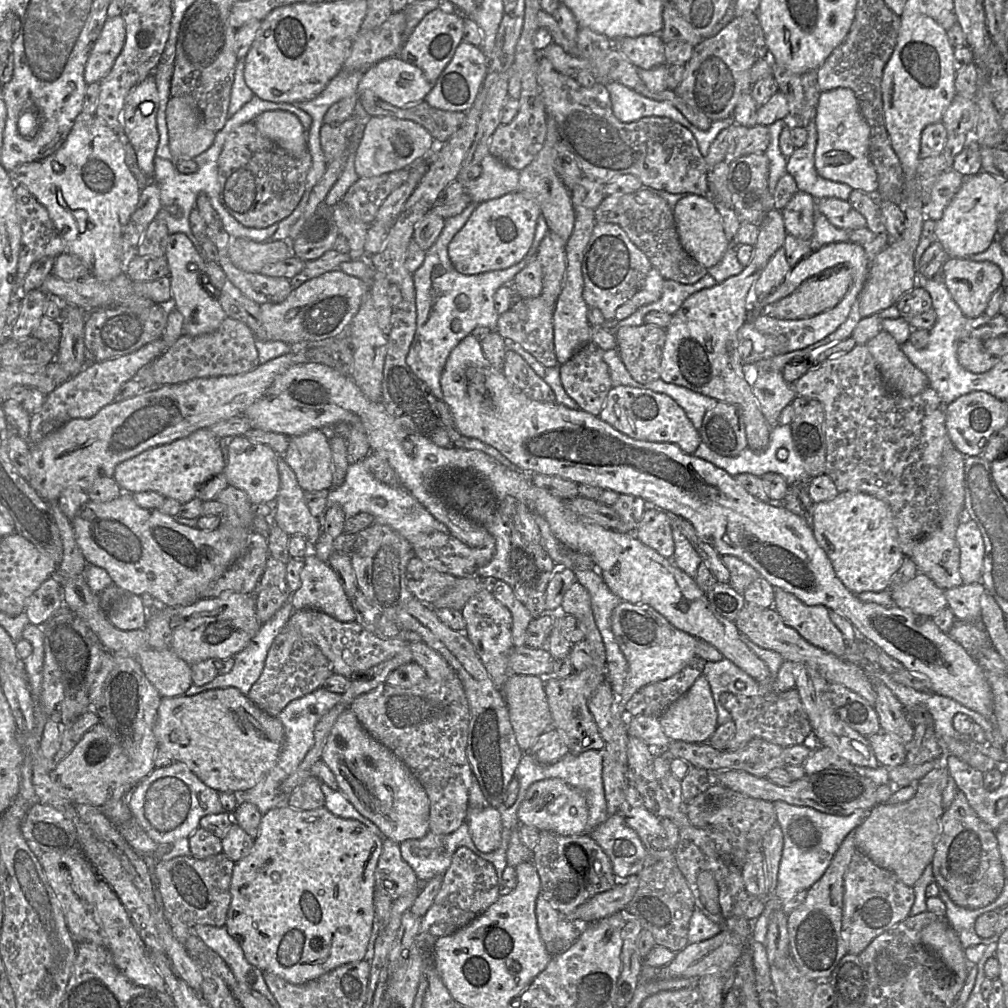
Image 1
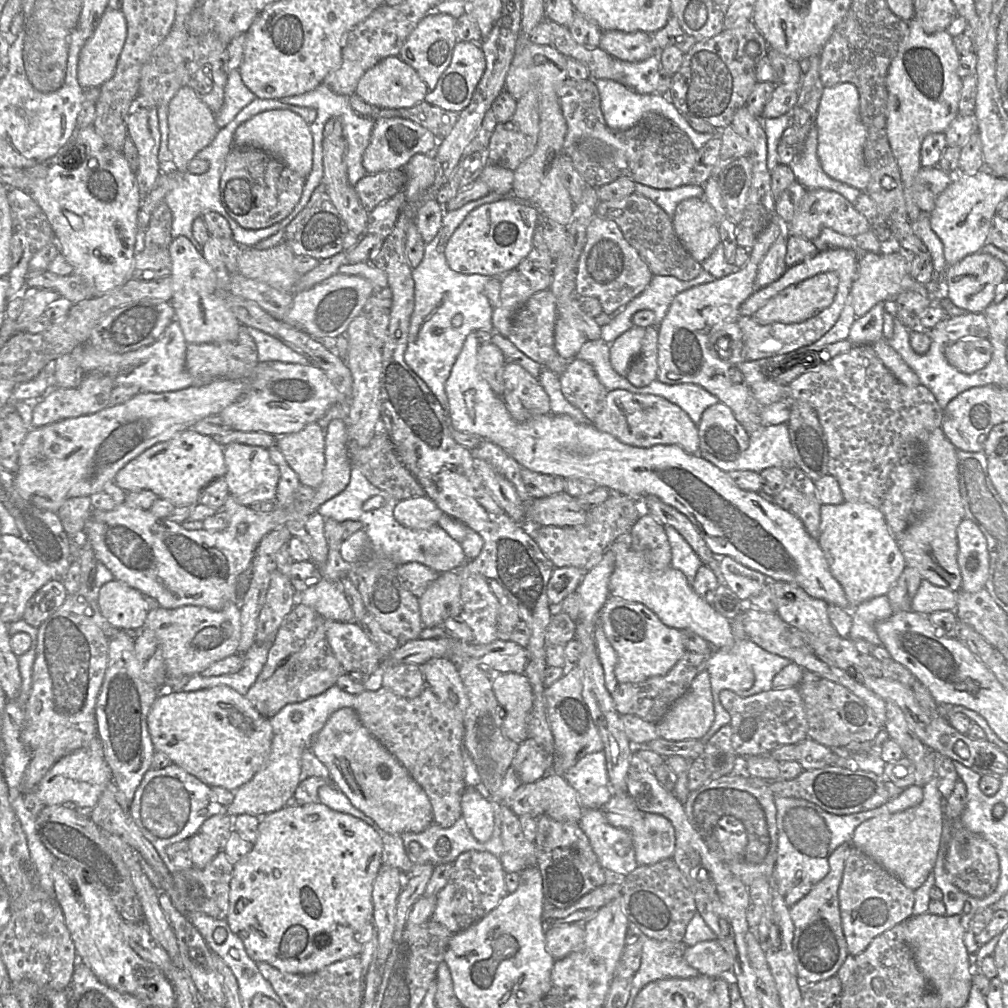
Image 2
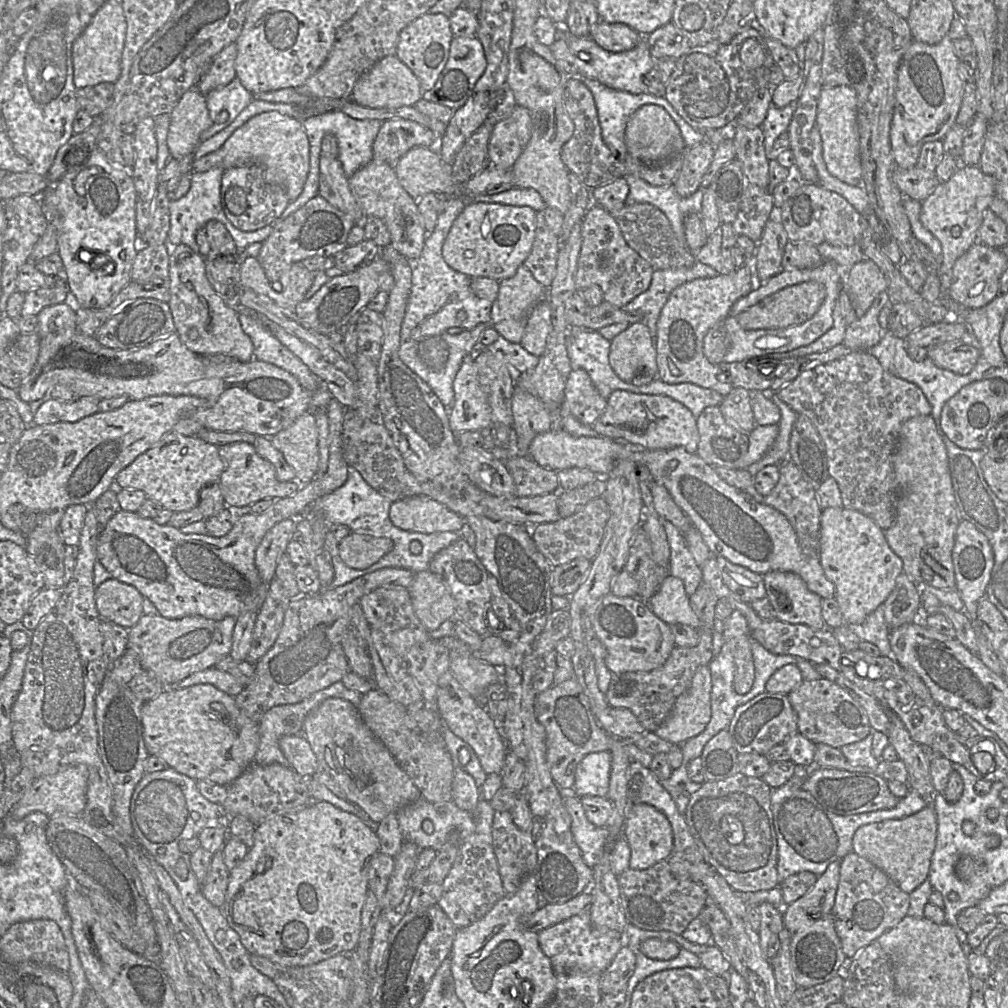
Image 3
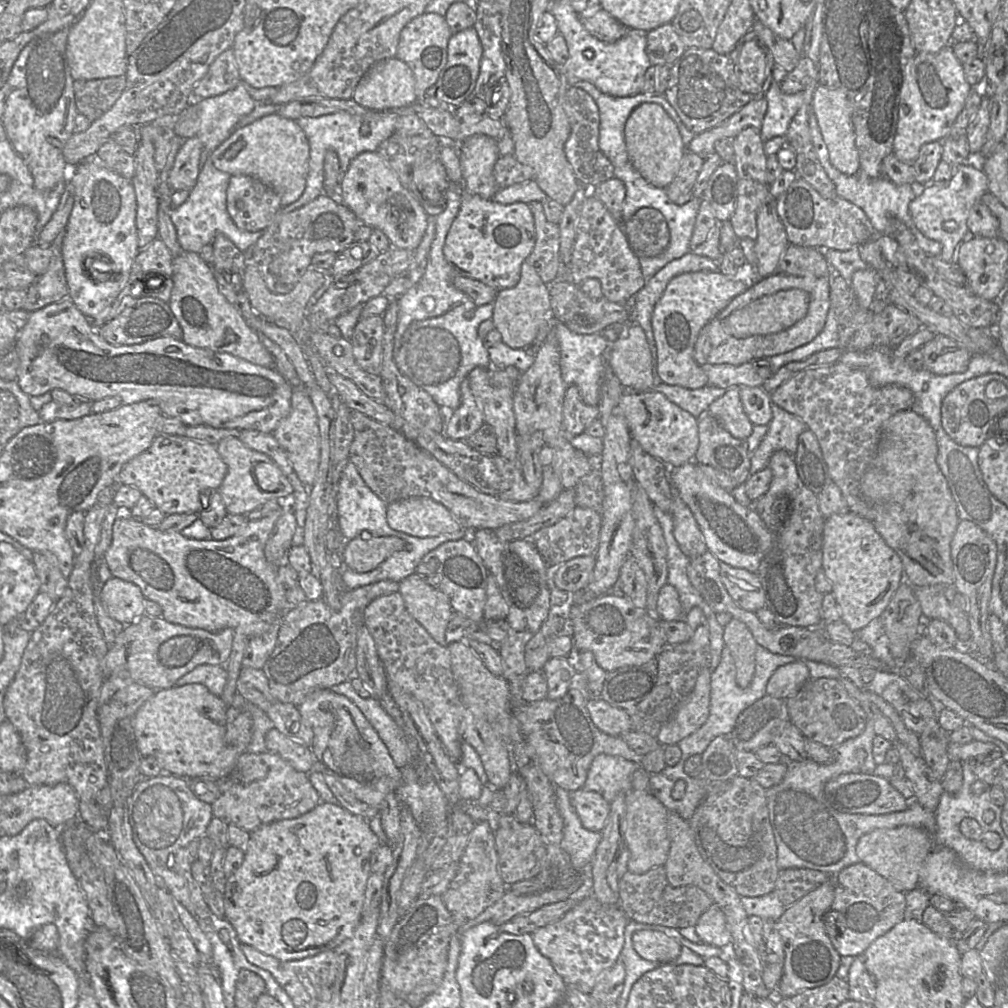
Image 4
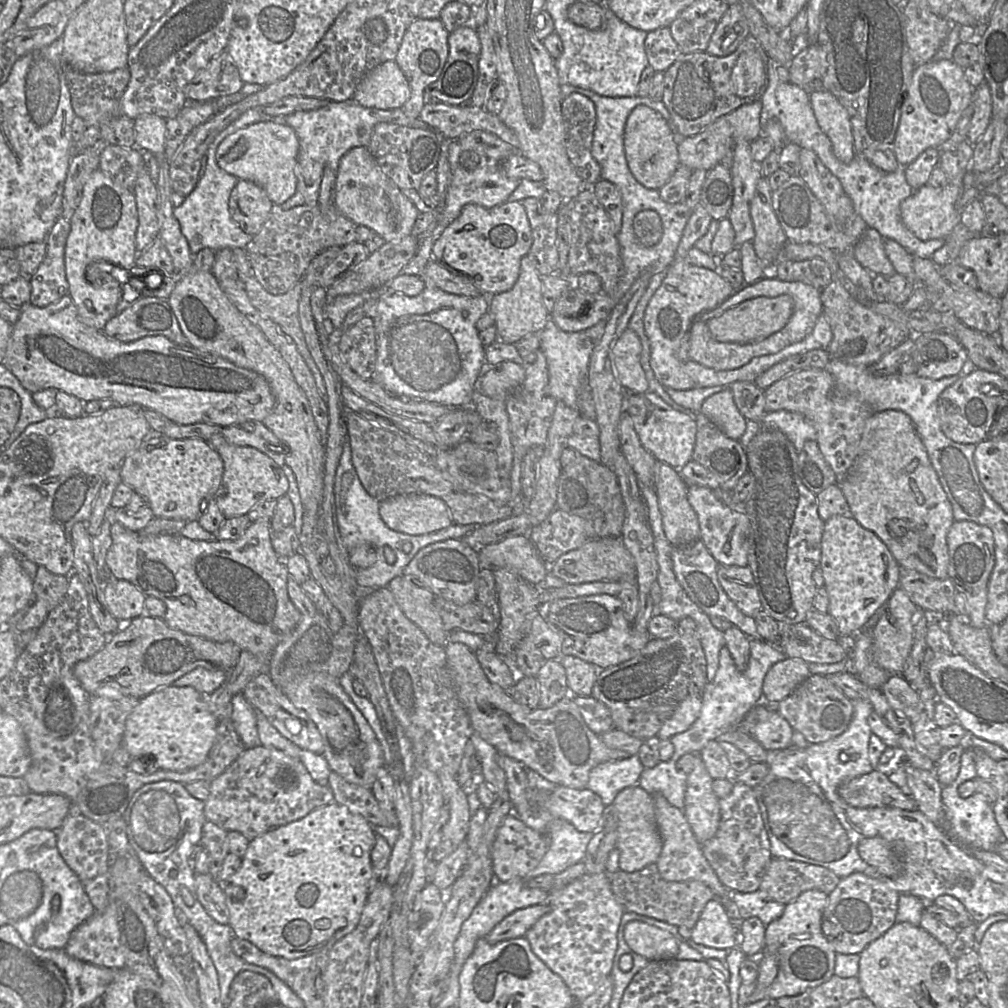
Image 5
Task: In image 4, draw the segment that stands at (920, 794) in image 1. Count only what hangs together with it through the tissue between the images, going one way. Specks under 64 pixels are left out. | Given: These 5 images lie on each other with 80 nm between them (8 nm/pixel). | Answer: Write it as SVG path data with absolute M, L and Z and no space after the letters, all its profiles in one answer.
M900 826L892 829L875 829L862 835L855 851L860 861L886 878L893 887L906 893L919 886L921 867L934 847L933 837L921 828Z

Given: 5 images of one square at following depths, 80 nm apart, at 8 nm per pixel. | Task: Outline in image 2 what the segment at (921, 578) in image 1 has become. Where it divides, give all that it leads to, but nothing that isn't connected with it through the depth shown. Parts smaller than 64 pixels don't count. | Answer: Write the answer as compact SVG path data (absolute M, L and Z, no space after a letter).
M922 579L917 593L912 599L911 610L929 615L936 611L955 611L957 591L935 586Z

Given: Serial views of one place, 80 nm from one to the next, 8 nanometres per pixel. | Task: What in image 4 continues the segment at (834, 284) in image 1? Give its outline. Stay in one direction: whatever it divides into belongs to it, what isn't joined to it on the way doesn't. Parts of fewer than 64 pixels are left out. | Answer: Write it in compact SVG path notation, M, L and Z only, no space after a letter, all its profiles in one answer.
M802 289L780 290L733 311L723 320L723 327L726 333L736 338L780 332L804 318L808 312L809 304L810 295Z

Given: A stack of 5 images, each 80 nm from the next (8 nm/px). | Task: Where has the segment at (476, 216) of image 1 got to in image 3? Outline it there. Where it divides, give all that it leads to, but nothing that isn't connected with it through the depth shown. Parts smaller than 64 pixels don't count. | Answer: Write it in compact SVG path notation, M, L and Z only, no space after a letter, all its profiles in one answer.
M470 202L453 222L442 246L449 267L474 277L501 281L515 275L528 257L535 238L536 211L528 206Z

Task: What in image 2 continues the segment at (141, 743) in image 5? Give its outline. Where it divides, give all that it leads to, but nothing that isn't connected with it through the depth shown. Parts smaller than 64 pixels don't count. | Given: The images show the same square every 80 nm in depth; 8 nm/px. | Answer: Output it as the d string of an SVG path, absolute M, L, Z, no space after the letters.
M216 686L192 692L164 691L158 695L155 702L151 706L147 716L147 725L155 752L161 752L165 754L171 763L178 765L209 787L222 787L229 791L236 791L238 788L249 782L254 777L254 775L265 765L271 751L273 730L269 719L259 714L259 712L244 696L228 686Z

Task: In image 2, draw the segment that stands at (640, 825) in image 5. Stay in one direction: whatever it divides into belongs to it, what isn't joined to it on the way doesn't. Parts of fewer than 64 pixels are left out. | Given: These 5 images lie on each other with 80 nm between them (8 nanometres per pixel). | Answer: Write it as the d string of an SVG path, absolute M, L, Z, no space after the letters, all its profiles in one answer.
M644 813L631 830L631 835L639 866L672 859L676 844L675 829L664 816Z

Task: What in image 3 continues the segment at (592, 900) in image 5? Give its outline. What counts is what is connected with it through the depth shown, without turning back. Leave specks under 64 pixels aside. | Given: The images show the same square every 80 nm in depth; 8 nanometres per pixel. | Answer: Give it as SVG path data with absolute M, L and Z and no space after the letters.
M589 907L567 920L542 930L538 934L538 940L541 950L550 959L555 974L569 972L602 974L624 945L624 932L595 927L590 918Z

